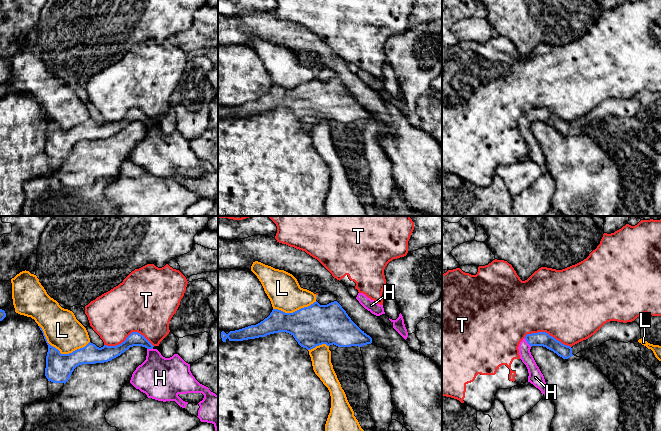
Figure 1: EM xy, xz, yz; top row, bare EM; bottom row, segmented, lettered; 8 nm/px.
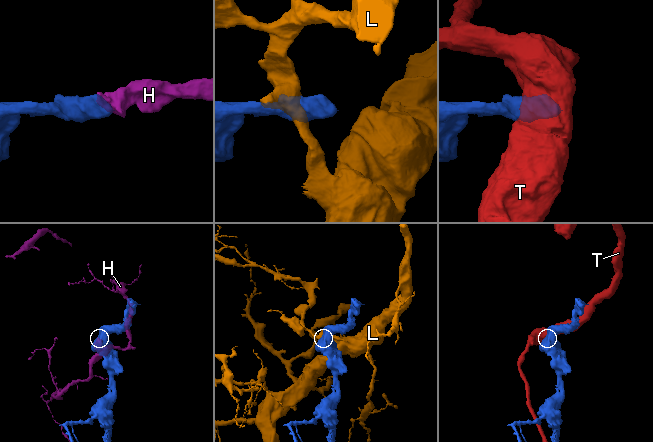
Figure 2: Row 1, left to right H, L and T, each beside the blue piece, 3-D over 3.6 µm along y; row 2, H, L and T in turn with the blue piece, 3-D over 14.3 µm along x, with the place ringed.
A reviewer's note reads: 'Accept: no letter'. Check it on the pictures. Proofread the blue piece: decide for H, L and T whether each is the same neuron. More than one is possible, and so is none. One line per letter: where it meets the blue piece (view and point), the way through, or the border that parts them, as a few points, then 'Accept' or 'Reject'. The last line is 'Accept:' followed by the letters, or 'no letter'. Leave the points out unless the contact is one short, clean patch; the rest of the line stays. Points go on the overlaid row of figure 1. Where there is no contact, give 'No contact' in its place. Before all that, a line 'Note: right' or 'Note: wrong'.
Note: wrong
H: Touches blue at yz (527, 342). Path across: yz (543, 339), (531, 339), (527, 342), (524, 348). Accept
L: Touches blue at xy (59, 352). Reject
T: Touches blue at xy (129, 335). Reject
Accept: H

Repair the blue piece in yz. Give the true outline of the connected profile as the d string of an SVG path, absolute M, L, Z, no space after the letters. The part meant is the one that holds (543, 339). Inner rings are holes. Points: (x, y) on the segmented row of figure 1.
M546 332L527 334L520 342L518 347L519 355L520 359L528 369L528 382L538 388L542 394L546 395L546 382L543 374L531 355L530 349L532 346L546 347L563 359L568 359L573 356L572 348L562 344L560 341L556 340Z

